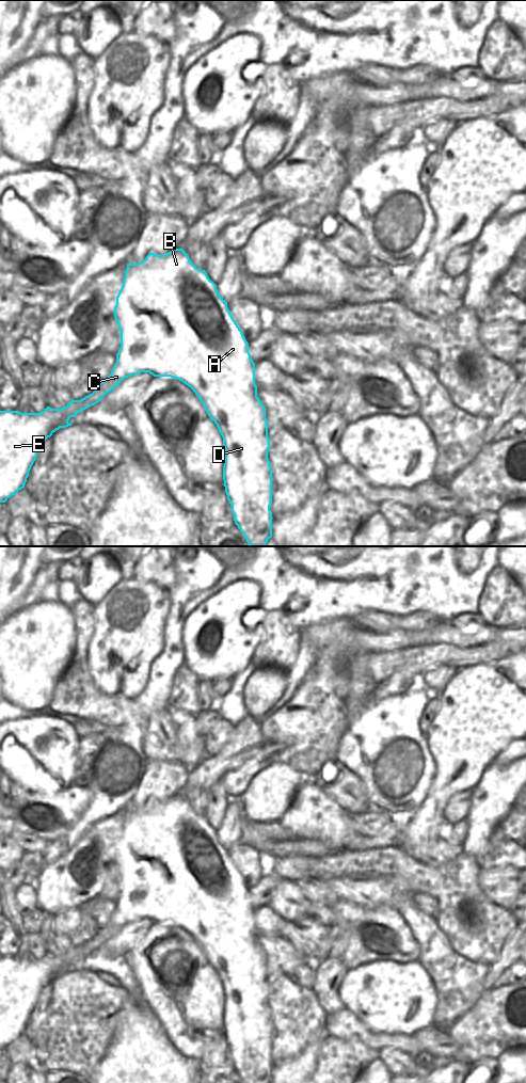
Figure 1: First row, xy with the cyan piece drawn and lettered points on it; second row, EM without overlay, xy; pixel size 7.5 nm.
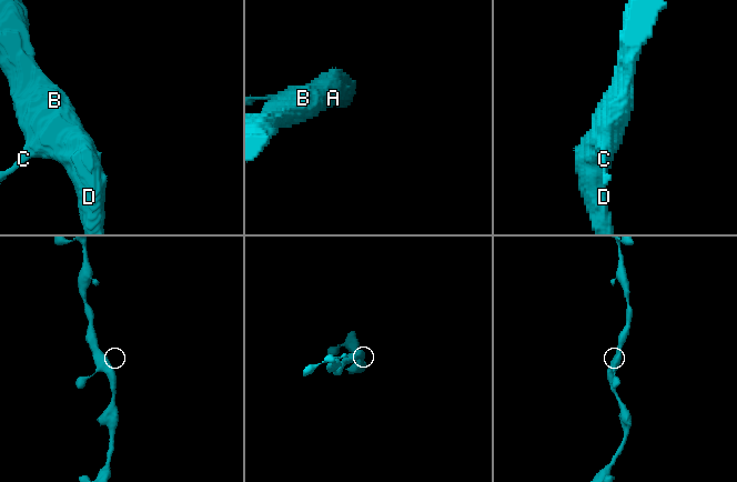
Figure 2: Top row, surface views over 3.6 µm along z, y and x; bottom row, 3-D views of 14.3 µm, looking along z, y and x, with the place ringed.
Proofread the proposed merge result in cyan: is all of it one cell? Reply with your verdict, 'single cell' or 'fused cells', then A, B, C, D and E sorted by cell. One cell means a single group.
single cell | A B C D E

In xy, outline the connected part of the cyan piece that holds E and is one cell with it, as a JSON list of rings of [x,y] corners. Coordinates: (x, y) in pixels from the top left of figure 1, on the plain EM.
[[[180,794],[175,795],[164,801],[156,801],[149,799],[146,805],[139,810],[127,810],[123,832],[116,843],[116,851],[114,854],[114,864],[121,877],[121,894],[116,901],[116,909],[110,922],[100,928],[97,935],[81,946],[71,946],[62,955],[51,955],[47,953],[41,959],[21,959],[19,957],[0,957],[0,1049],[5,1049],[11,1042],[25,1034],[29,1018],[36,1006],[39,992],[60,974],[71,972],[68,967],[75,963],[77,959],[98,950],[109,938],[114,936],[124,925],[139,921],[141,919],[149,919],[154,923],[171,923],[177,925],[188,931],[202,947],[208,962],[217,971],[225,994],[225,1009],[223,1012],[223,1026],[227,1046],[232,1052],[235,1070],[238,1072],[244,1083],[272,1083],[272,1058],[270,1052],[272,1050],[272,1014],[268,1005],[268,997],[270,994],[270,986],[268,984],[268,967],[266,965],[266,954],[257,943],[257,933],[255,930],[255,909],[251,905],[249,898],[249,889],[246,888],[242,877],[234,866],[227,848],[219,841],[217,831],[208,824],[205,816],[196,814],[190,807],[187,799]]]

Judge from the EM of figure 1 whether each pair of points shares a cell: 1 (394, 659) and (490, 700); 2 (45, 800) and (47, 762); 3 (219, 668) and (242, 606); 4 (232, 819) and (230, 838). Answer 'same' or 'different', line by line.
1: different
2: different
3: same
4: same

